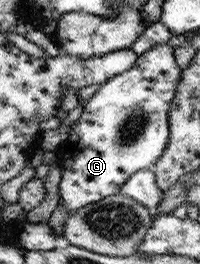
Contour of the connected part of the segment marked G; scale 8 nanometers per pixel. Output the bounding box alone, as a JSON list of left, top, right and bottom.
[57,43,181,214]

